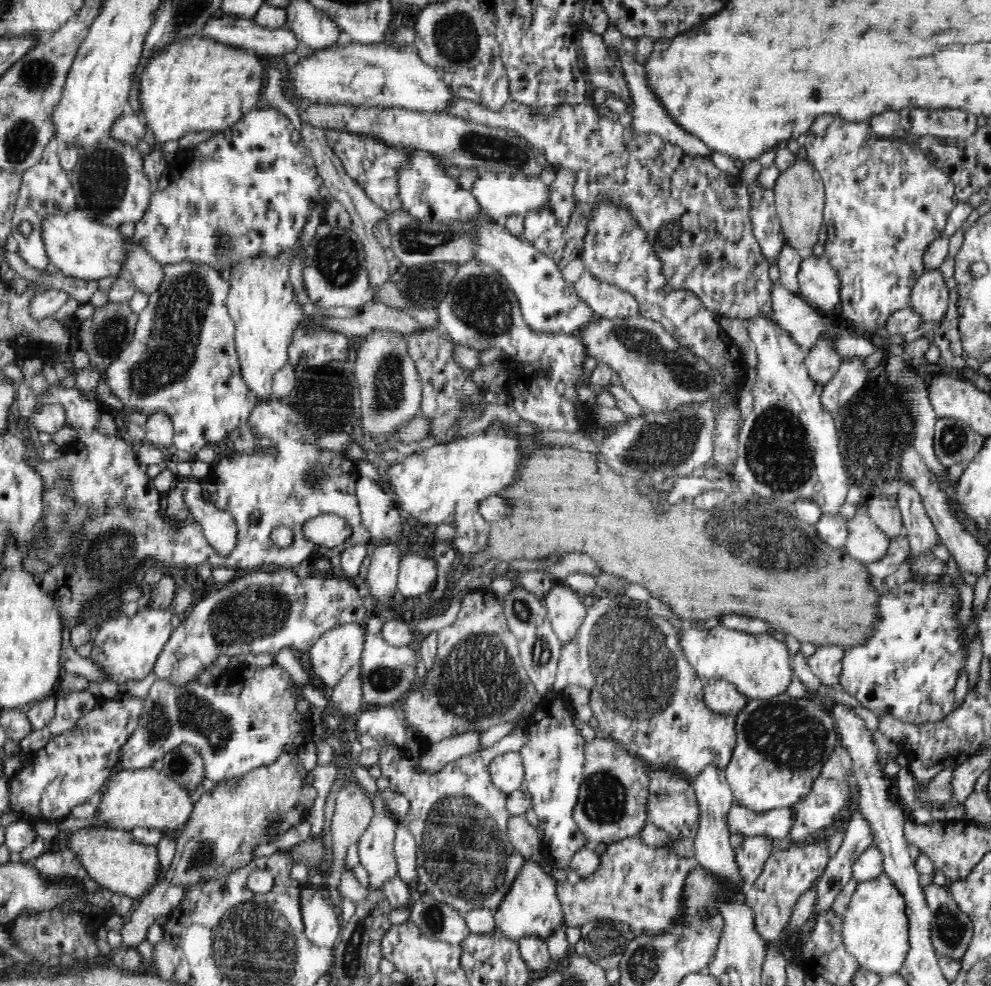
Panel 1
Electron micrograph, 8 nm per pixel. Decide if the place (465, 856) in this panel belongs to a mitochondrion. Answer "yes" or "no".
yes

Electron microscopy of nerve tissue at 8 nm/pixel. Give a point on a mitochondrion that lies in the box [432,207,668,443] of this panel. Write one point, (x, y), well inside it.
(481, 304)

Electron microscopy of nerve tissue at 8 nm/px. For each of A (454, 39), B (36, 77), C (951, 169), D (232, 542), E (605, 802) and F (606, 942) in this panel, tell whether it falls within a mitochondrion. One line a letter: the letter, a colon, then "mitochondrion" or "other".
A: mitochondrion
B: mitochondrion
C: other
D: other
E: mitochondrion
F: mitochondrion

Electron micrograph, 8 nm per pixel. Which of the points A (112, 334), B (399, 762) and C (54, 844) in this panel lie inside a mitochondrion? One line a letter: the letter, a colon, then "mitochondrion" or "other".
A: mitochondrion
B: other
C: other

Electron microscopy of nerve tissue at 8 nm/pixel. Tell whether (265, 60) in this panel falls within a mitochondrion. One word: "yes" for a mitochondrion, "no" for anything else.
no

